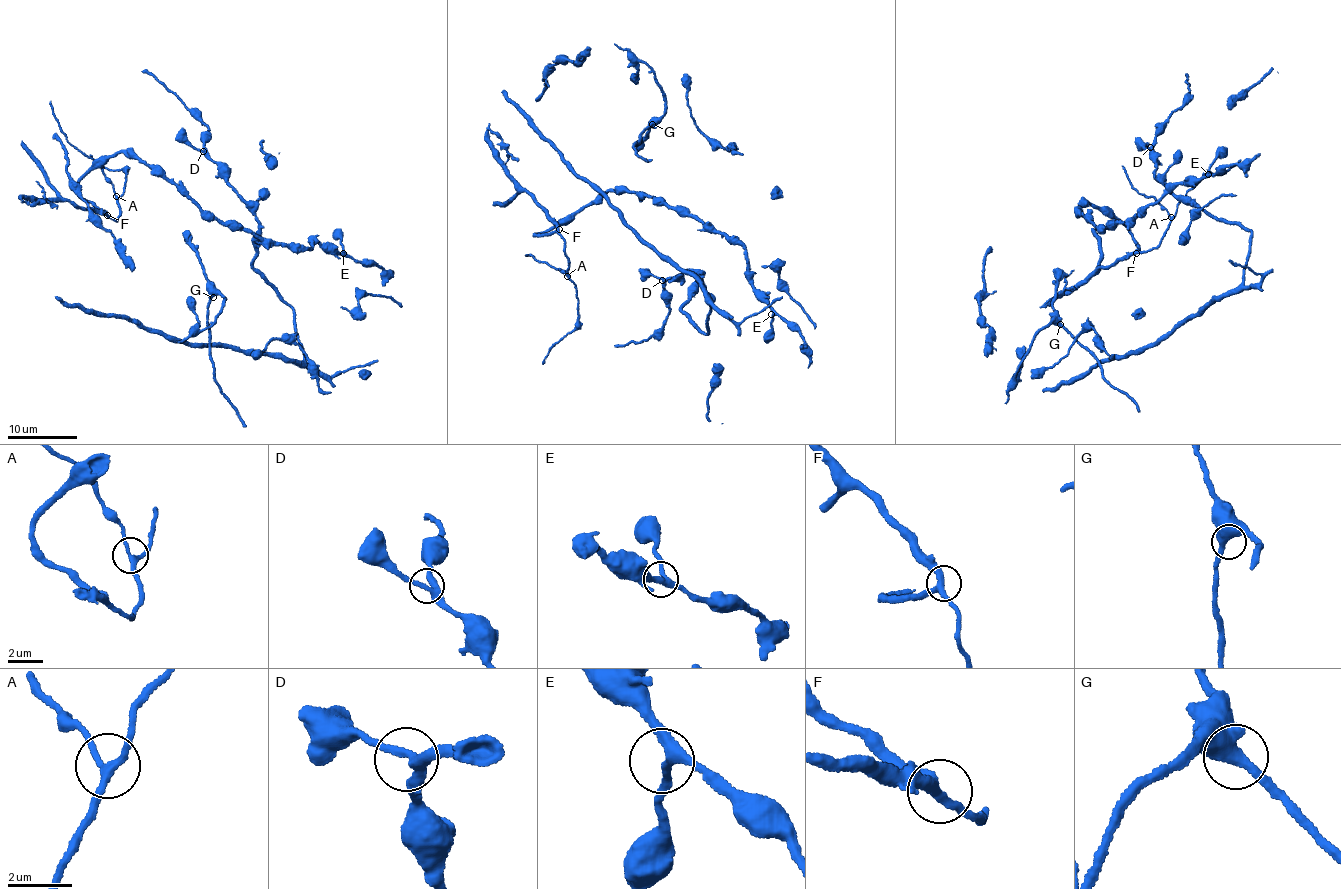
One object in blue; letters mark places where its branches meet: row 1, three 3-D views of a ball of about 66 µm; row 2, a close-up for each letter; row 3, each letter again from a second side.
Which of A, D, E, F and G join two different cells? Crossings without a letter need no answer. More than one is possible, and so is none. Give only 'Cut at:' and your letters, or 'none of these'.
Cut at: none of these

